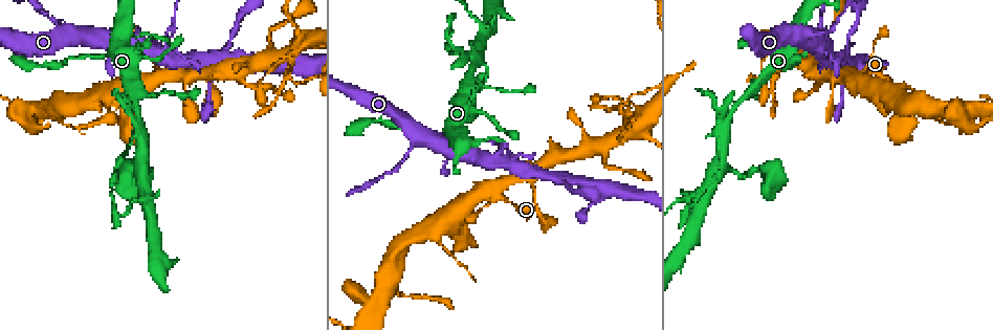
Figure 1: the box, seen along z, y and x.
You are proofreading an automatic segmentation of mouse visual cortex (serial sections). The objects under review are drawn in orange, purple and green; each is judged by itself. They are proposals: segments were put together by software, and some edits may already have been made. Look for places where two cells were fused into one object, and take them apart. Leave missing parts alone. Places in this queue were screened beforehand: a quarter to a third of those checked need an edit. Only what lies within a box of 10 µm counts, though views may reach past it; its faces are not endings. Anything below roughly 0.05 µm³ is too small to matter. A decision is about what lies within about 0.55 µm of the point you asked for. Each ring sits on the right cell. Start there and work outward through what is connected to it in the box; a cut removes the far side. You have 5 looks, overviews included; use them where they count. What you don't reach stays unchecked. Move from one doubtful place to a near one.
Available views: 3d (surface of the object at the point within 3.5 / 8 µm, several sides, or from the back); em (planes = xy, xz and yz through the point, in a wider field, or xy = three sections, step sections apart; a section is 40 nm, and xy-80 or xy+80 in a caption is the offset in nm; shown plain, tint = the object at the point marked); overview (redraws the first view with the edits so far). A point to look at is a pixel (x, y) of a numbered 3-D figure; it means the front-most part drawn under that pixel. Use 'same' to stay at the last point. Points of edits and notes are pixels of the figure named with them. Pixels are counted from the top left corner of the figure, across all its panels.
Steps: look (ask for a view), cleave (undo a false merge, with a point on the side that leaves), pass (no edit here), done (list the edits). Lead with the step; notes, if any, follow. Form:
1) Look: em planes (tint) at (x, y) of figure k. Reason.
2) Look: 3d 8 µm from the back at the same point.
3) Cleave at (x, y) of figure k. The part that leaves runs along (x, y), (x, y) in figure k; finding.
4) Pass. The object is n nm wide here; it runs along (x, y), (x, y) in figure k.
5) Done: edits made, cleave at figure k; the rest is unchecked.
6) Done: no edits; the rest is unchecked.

Look: 3d 3.5 µm at (91, 55) of figure 1. Thick turns thin.

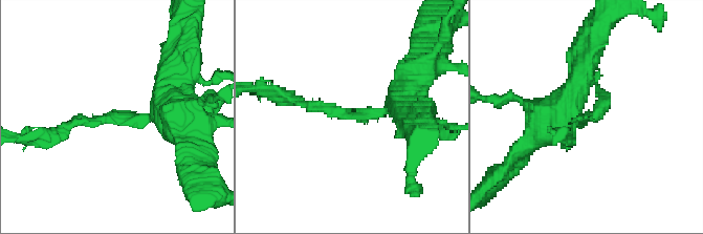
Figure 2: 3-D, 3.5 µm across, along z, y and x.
Pass. It runs along (413, 72), (380, 112), (290, 99) in figure 2; one cell here.

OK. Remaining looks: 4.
Look: 3d 3.5 µm at (155, 54) of figure 1. Sharp bend.

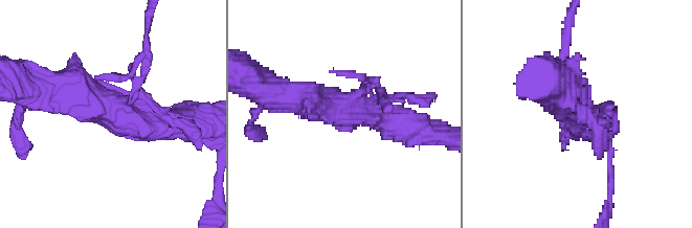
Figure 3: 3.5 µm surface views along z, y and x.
Look: em xy step 3 (tint) at (344, 107) of figure 3.

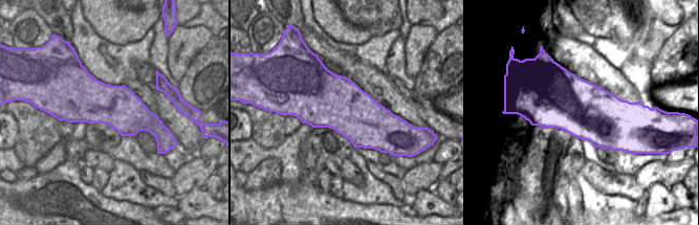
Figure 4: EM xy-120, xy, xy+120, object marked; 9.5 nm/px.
Pass. It runs along (46, 89), (172, 124) in figure 3; continuous, no second cell.

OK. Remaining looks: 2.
Done: no edits; the rest is unchecked.

